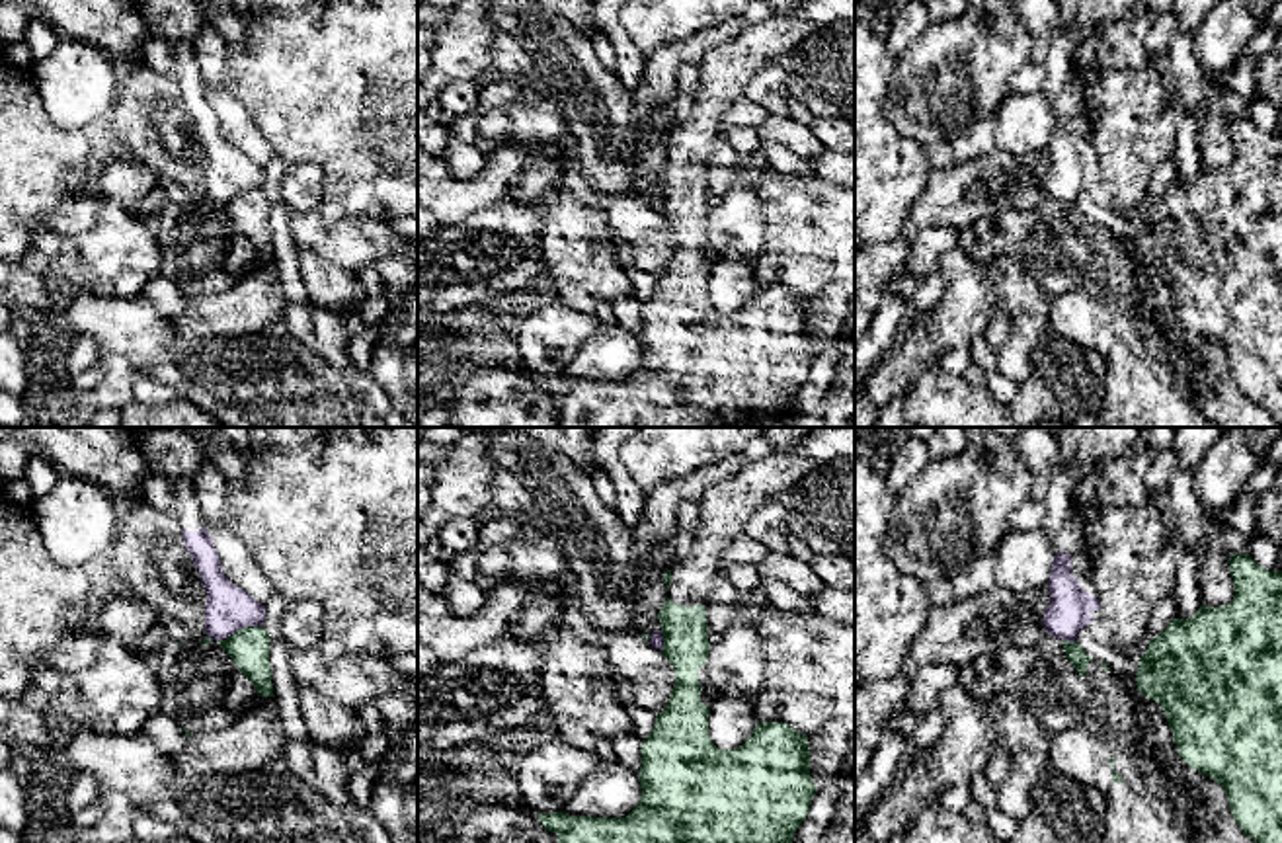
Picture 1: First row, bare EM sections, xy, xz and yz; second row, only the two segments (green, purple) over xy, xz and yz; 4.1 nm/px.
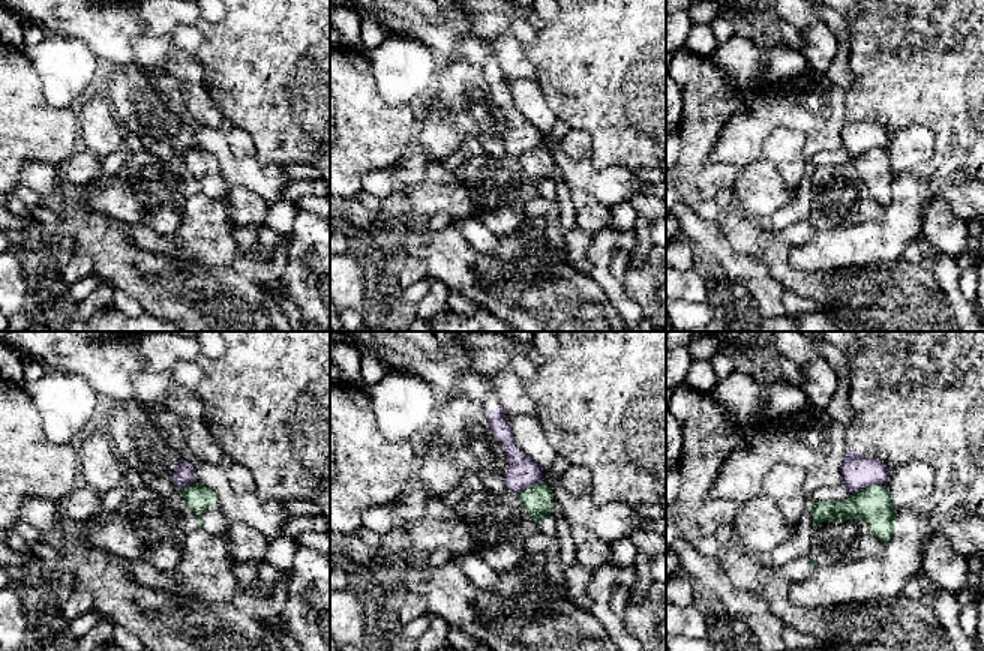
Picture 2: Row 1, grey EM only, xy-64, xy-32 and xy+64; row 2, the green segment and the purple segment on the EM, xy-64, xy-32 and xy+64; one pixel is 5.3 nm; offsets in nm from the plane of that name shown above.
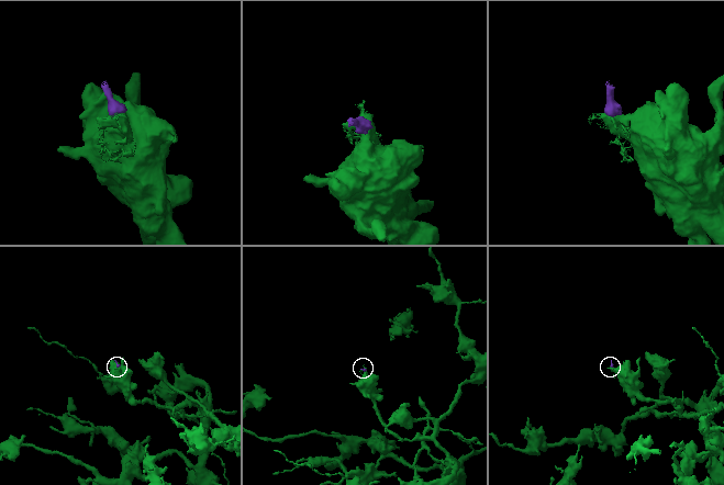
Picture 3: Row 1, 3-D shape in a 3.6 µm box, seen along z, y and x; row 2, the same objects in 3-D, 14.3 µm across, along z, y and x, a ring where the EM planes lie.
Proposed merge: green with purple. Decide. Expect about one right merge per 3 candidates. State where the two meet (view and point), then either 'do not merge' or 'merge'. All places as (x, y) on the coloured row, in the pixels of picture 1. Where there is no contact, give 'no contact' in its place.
xy (239, 631) | do not merge

